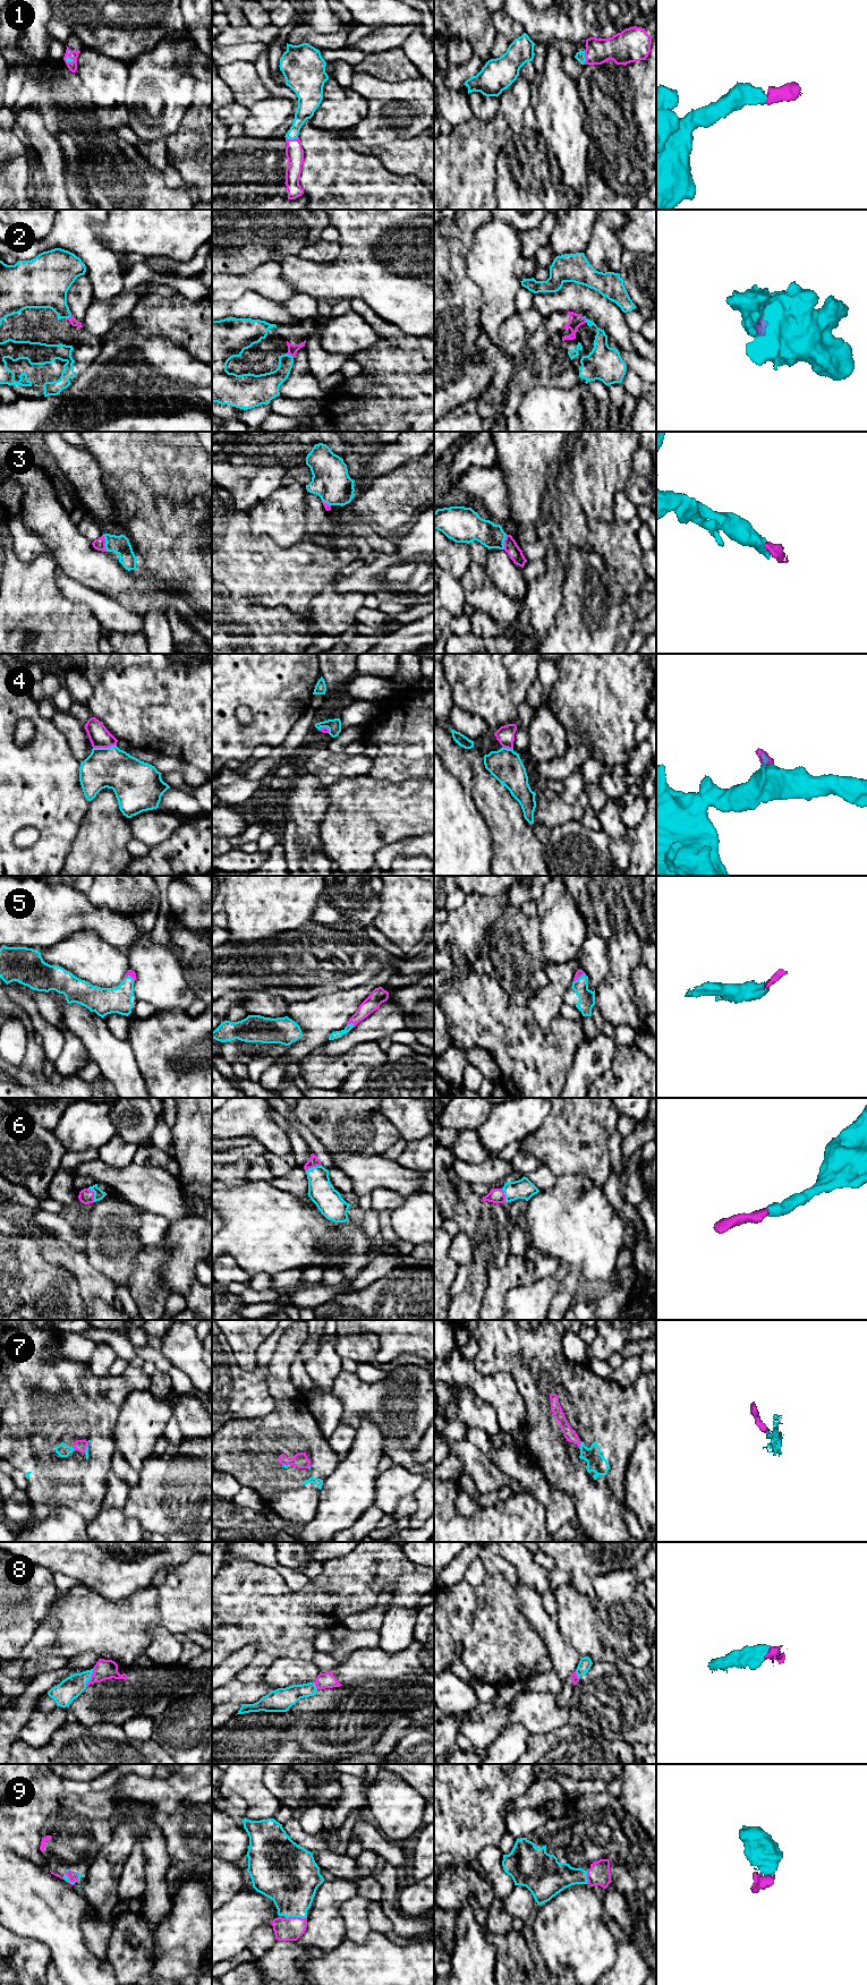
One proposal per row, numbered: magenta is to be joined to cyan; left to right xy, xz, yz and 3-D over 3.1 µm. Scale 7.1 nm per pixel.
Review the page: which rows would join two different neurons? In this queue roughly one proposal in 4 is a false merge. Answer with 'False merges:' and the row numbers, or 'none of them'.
False merges: none of them

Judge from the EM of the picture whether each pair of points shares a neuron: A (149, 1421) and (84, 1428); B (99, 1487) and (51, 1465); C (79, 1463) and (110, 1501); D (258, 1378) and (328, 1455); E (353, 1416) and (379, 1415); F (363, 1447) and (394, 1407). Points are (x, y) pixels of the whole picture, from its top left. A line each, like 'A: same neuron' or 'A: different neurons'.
A: different neurons
B: same neuron
C: different neurons
D: different neurons
E: same neuron
F: different neurons

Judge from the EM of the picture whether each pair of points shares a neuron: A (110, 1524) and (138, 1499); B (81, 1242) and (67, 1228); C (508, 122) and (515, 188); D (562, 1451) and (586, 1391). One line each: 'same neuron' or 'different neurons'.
A: different neurons
B: same neuron
C: different neurons
D: same neuron

